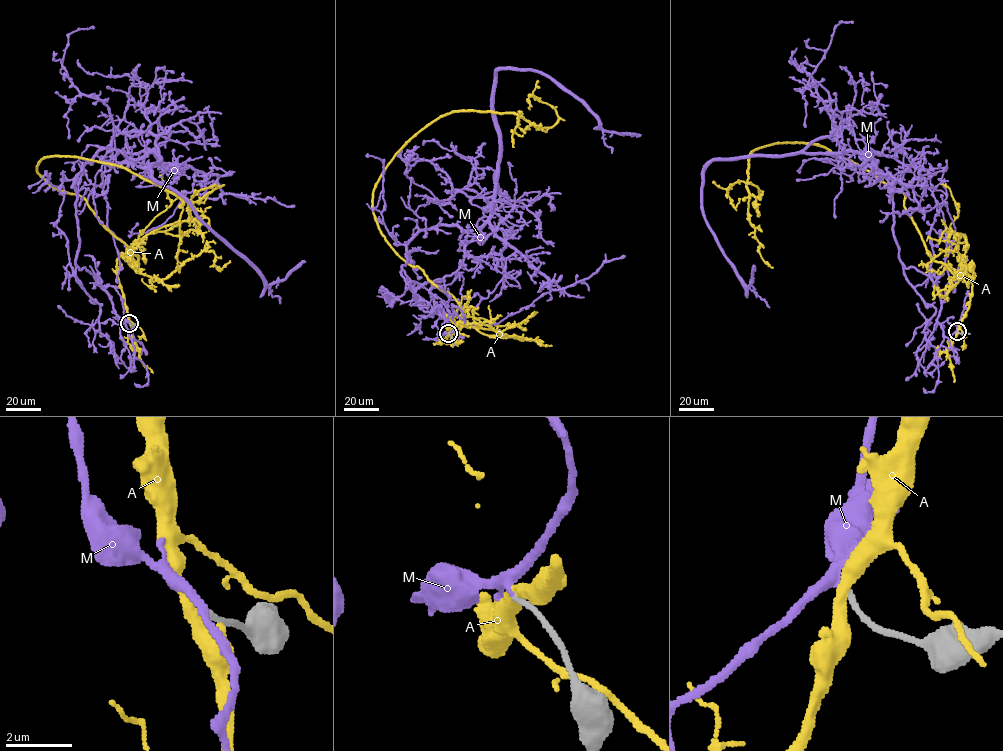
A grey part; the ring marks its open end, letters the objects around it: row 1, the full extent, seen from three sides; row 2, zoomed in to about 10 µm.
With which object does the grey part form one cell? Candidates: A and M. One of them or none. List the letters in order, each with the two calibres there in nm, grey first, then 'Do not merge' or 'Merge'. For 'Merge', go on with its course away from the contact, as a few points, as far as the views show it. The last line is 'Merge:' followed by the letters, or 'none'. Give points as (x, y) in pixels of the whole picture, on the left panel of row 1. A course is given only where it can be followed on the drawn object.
A: Thickness 170 nm (grey) against 360 nm. Do not merge
M: Thickness 170 nm (grey) against 220 nm. Merge. Its course: (129, 323), (76, 264), (74, 179), (104, 149), (155, 151), (150, 174), (267, 284), (305, 261)
Merge: M

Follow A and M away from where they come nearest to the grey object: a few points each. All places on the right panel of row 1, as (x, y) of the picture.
A: (957, 331), (972, 261), (935, 261), (905, 195), (863, 168), (774, 143), (740, 198)
M: (958, 331), (900, 260), (866, 146), (704, 168), (707, 224), (747, 285), (753, 266)

